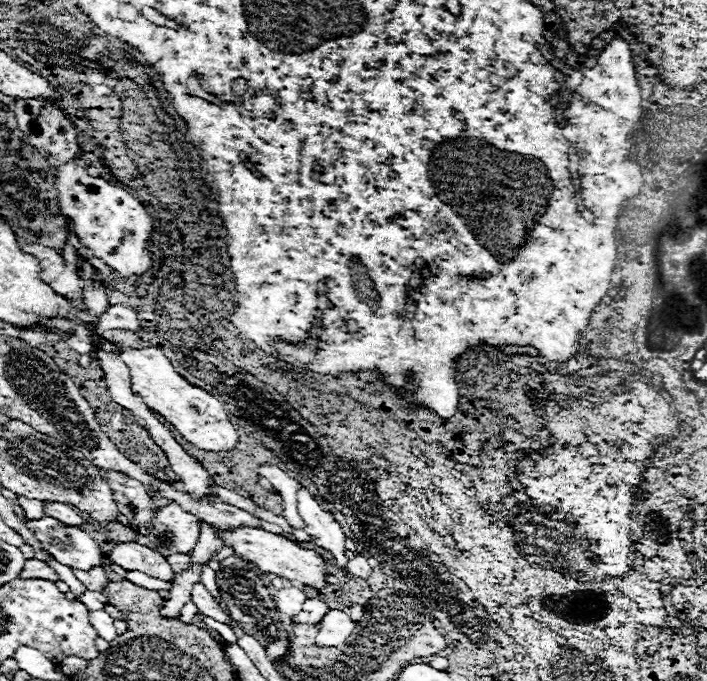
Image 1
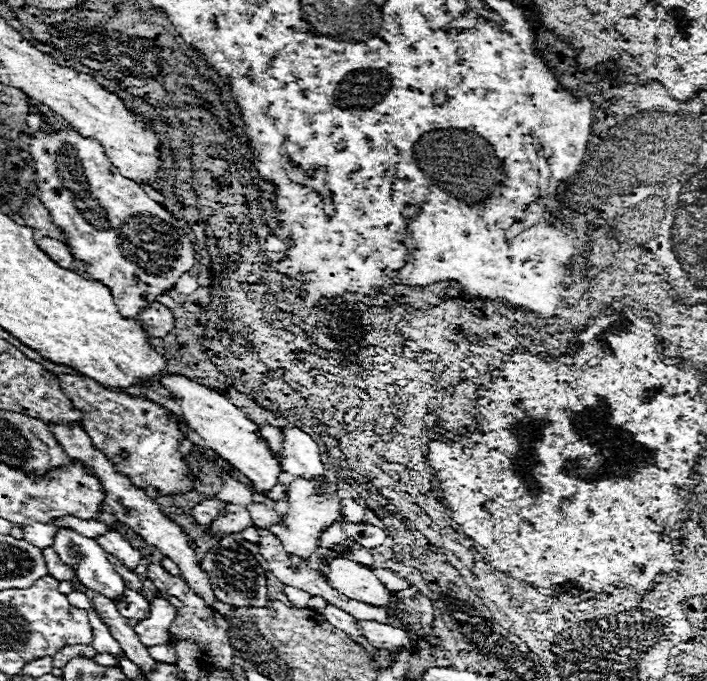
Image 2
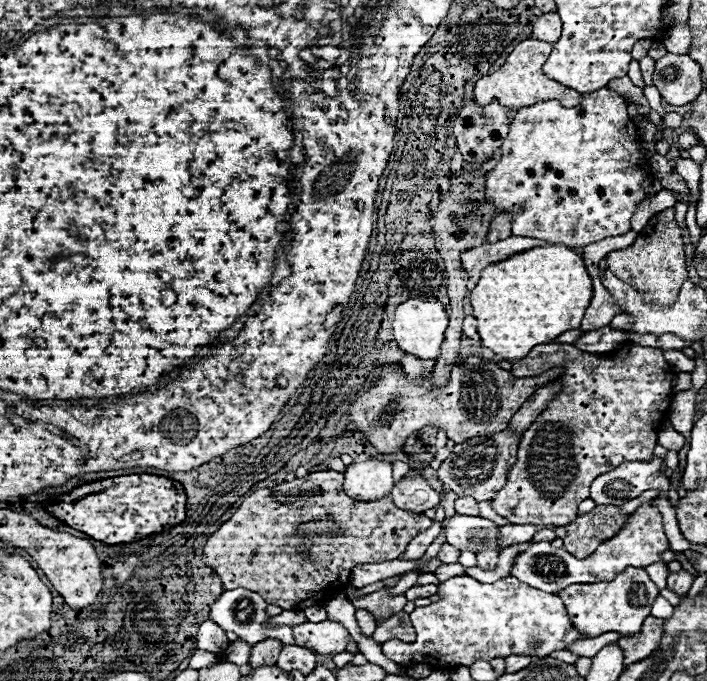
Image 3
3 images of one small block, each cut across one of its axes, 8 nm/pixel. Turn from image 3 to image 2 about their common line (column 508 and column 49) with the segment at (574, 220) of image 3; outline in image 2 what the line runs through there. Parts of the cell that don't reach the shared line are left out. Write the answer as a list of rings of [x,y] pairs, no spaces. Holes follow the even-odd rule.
[[[40,128],[32,136],[28,152],[34,160],[40,200],[46,204],[52,222],[64,232],[66,244],[74,258],[84,262],[88,276],[92,280],[102,280],[102,284],[110,288],[122,316],[138,316],[144,308],[156,302],[156,296],[168,294],[180,276],[194,266],[194,244],[180,222],[172,218],[162,204],[154,202],[134,180],[124,178],[108,160],[98,140],[84,138],[74,128],[58,130],[54,134],[46,134],[46,128]]]

